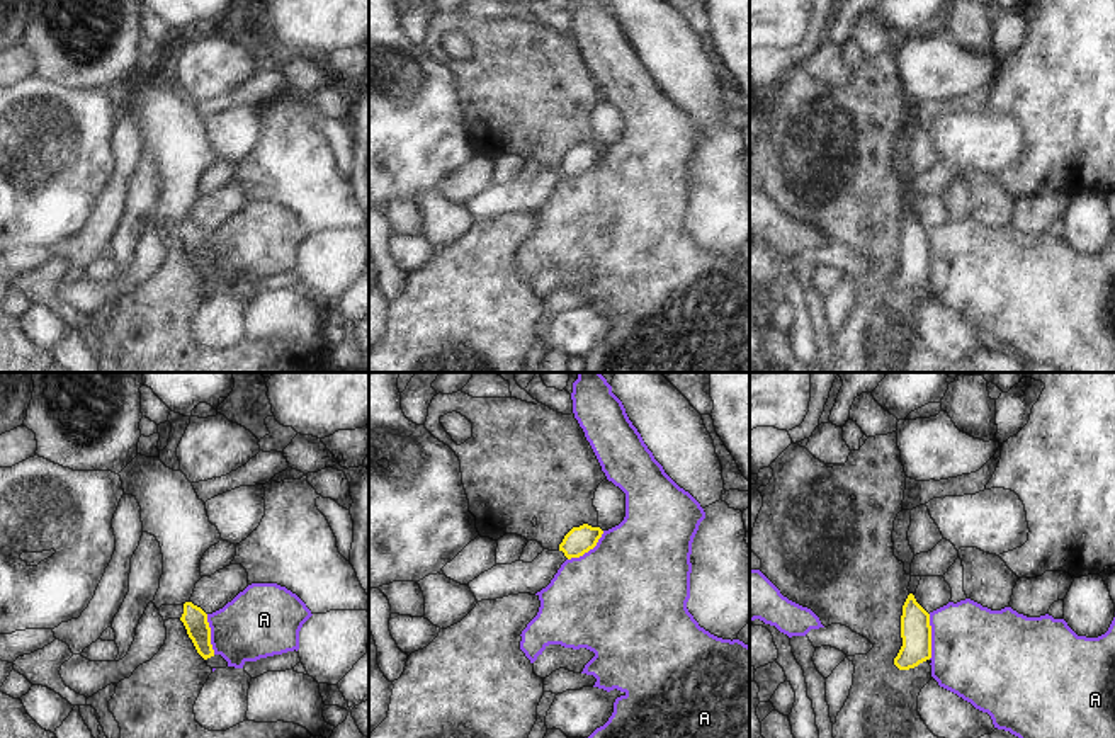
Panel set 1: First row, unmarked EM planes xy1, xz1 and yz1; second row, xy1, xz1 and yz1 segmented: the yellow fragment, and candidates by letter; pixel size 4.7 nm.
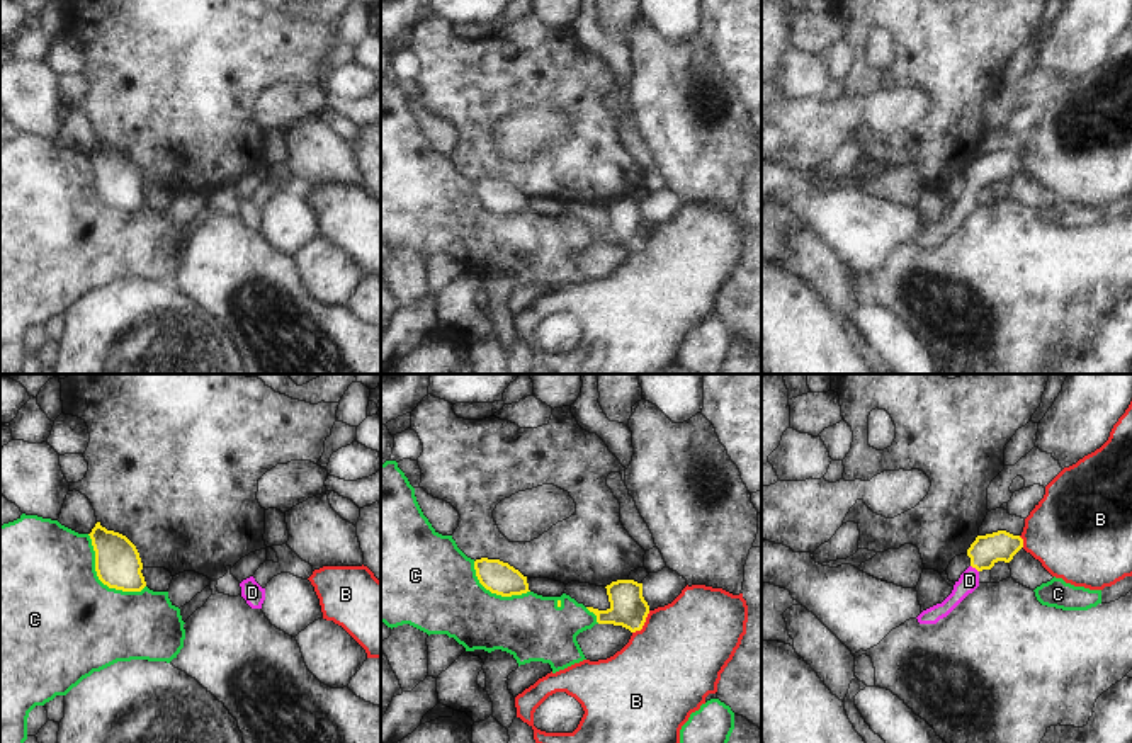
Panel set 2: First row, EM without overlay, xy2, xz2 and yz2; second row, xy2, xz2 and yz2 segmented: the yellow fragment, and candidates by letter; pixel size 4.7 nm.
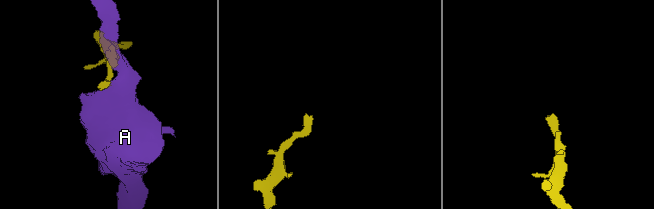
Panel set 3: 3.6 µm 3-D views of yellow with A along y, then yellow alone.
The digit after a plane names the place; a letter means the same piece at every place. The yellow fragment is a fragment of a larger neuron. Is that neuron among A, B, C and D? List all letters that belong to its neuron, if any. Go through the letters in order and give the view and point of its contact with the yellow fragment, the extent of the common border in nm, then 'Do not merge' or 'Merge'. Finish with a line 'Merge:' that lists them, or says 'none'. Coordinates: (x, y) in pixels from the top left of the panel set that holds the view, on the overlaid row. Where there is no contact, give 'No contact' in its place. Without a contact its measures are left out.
A: Touches yellow at yz1 (930, 636). Shared border 220 nm. Do not merge
B: Touches yellow at xz2 (643, 624). Shared border 140 nm. Do not merge
C: Touches yellow at xy2 (101, 580). Shared border 380 nm. Do not merge
D: Touches yellow at yz2 (974, 567). Shared border 50 nm. Merge
Merge: D.

